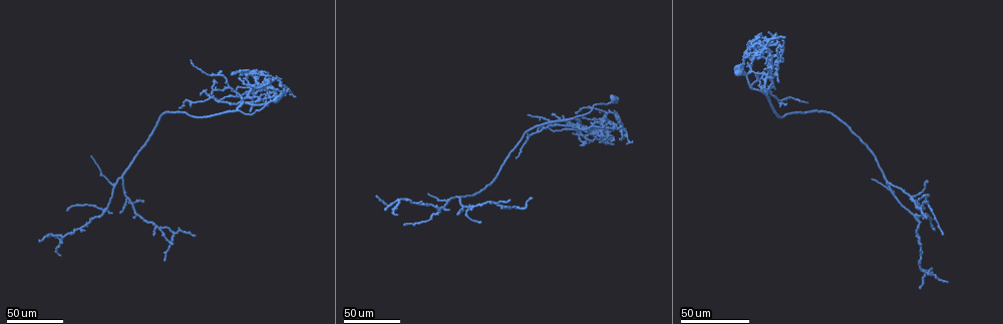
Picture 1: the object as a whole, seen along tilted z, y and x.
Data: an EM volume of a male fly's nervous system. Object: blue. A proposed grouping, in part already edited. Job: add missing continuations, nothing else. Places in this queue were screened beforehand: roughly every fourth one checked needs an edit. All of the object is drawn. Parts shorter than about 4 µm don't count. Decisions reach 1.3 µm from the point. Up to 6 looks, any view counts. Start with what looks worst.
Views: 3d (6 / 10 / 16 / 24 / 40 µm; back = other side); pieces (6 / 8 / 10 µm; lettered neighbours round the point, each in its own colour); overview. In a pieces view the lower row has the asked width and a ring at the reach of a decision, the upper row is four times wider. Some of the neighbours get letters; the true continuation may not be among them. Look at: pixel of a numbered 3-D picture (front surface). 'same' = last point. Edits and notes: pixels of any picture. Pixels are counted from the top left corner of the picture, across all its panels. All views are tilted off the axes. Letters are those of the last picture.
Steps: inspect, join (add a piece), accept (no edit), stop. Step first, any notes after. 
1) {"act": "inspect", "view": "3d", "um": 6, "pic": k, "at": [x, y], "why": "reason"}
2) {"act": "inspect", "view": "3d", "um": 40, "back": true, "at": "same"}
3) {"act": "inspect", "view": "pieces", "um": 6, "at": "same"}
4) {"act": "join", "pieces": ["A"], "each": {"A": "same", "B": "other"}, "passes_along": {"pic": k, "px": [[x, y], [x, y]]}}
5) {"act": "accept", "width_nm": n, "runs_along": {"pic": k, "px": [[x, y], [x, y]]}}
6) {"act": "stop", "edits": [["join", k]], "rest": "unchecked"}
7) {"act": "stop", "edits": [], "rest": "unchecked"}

{"act": "inspect", "view": "3d", "um": 40, "pic": 1, "at": [427, 193], "why": "long arm stops here"}

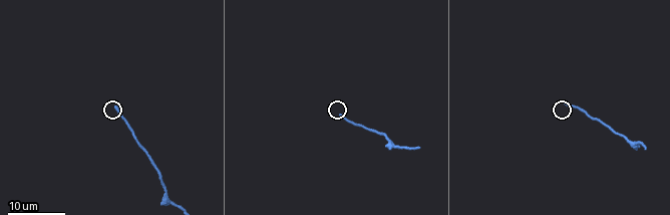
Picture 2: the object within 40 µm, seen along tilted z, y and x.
{"act": "inspect", "view": "pieces", "um": 8, "pic": 2, "at": [115, 109], "why": "see the neighbours"}

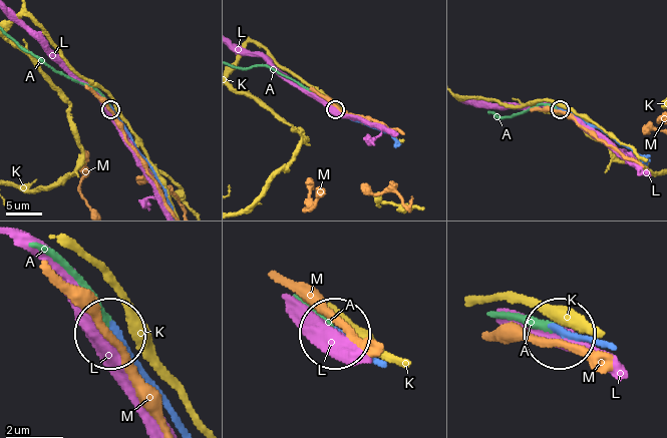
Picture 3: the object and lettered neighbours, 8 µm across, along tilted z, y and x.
{"act": "join", "pieces": ["A"], "each": {"A": "same", "K": "other", "L": "other", "M": "other"}, "found": "the neuron continues"}

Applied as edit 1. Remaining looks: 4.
{"act": "inspect", "view": "overview", "why": "see it whole again"}

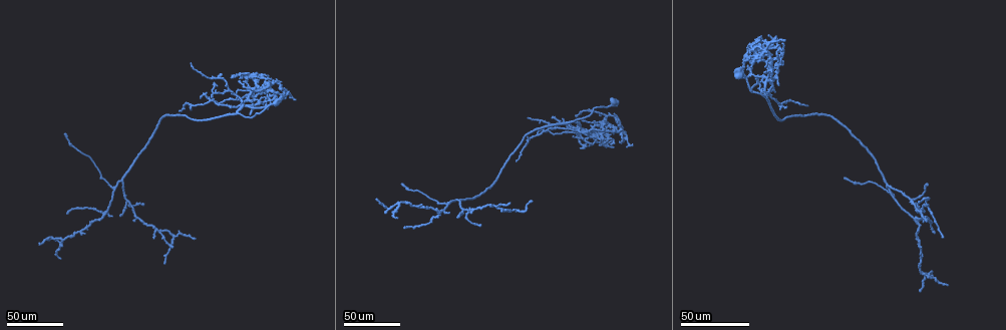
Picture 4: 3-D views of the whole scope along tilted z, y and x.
{"act": "inspect", "view": "3d", "um": 24, "pic": 4, "at": [63, 132], "why": "branch stops here"}

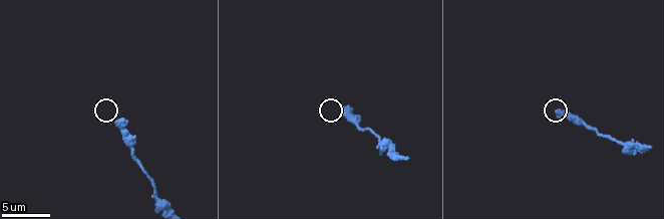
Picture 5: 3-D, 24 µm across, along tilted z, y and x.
{"act": "inspect", "view": "pieces", "um": 10, "pic": 5, "at": [558, 115]}

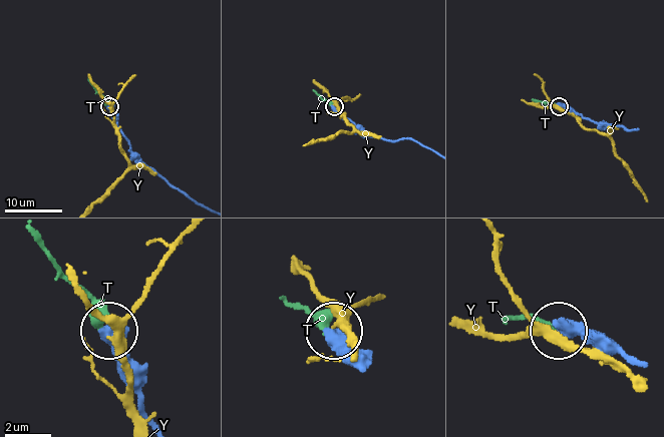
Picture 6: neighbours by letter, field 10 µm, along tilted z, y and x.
{"act": "accept", "width_nm": 510, "each": {"T": "other", "Y": "other"}, "runs_along": {"pic": 6, "px": [[153, 426], [142, 406], [140, 380], [109, 333]]}, "found": "no lettered piece goes on from it"}

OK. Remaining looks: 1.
{"act": "stop", "edits": [["join", 3]], "rest": "unchecked"}

